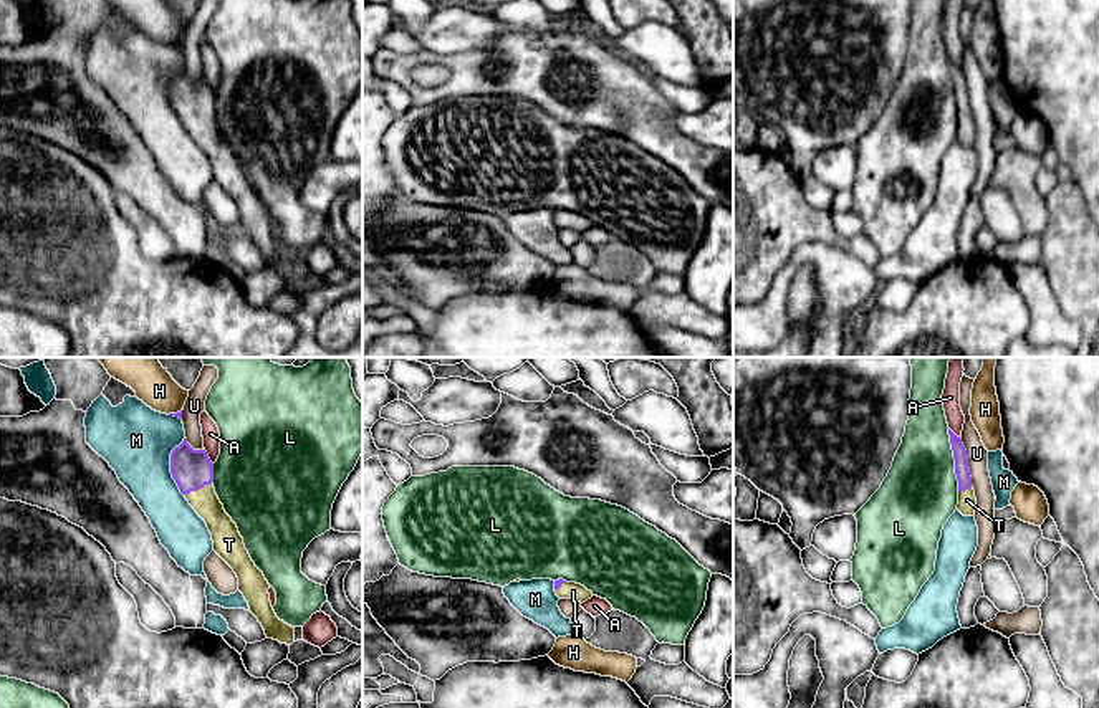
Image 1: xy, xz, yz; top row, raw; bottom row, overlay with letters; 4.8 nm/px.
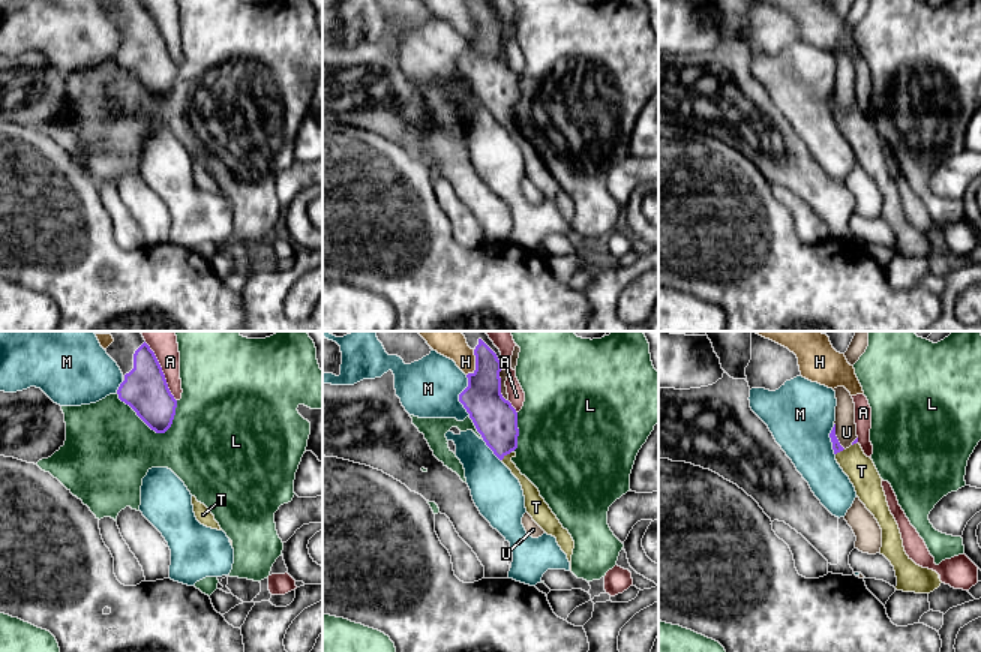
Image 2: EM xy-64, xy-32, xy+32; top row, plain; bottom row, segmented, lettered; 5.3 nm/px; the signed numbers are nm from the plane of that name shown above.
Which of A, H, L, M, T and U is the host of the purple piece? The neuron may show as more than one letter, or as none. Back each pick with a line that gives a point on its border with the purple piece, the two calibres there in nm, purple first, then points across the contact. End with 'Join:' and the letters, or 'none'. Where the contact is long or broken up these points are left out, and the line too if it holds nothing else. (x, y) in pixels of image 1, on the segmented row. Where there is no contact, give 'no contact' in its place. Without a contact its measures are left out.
T: meets purple in xy at (197, 488); 190 nm thick on the purple side, 130 nm on the other; runs through xy (191, 468), (197, 488), (224, 531)
Join: T

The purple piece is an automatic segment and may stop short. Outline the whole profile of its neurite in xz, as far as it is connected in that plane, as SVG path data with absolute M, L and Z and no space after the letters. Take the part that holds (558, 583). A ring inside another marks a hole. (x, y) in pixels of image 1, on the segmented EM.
M563 579L554 581L554 592L559 599L573 599L581 604L593 597L593 592L584 586Z

